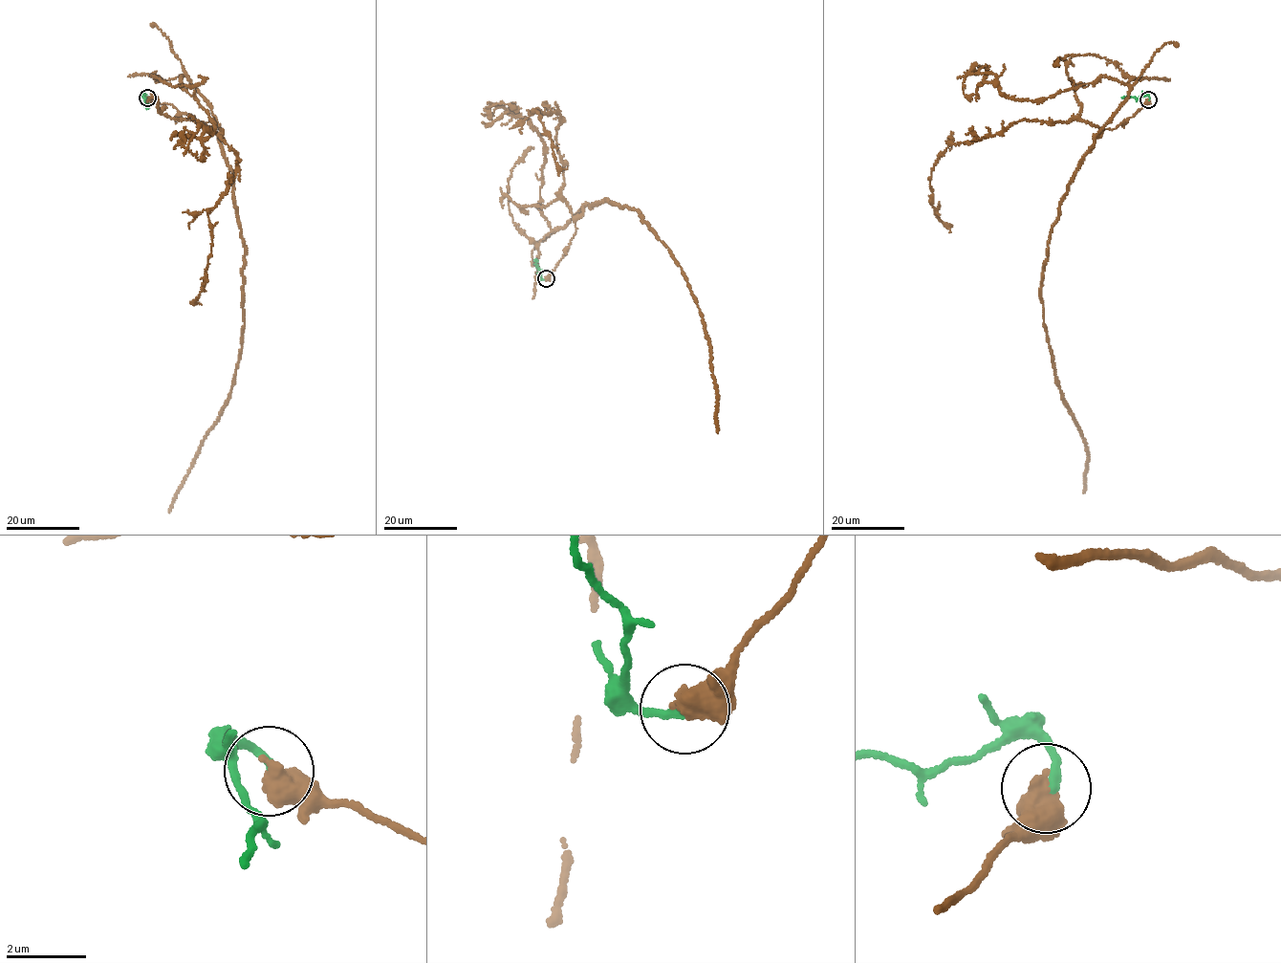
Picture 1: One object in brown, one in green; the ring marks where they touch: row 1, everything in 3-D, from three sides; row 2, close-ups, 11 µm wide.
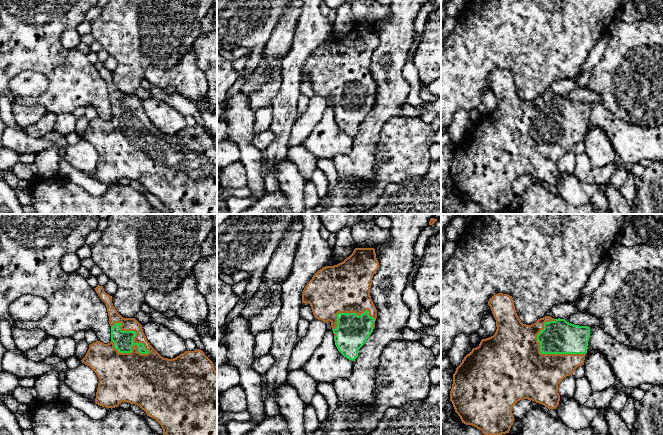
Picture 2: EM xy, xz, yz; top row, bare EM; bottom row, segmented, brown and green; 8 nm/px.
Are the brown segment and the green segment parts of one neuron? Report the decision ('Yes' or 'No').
Yes

